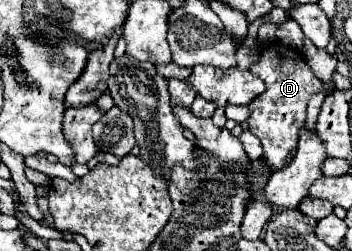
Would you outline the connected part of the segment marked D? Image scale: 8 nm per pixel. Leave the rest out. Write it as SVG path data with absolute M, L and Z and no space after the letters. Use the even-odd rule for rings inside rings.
M270 43L260 47L260 51L252 61L250 73L266 83L266 91L260 97L256 97L252 103L248 103L250 109L248 129L262 143L264 165L276 171L288 165L288 161L292 161L292 153L296 151L300 129L306 123L306 105L312 95L324 89L324 83L314 75L314 71L308 67L300 51L294 51L282 43Z

